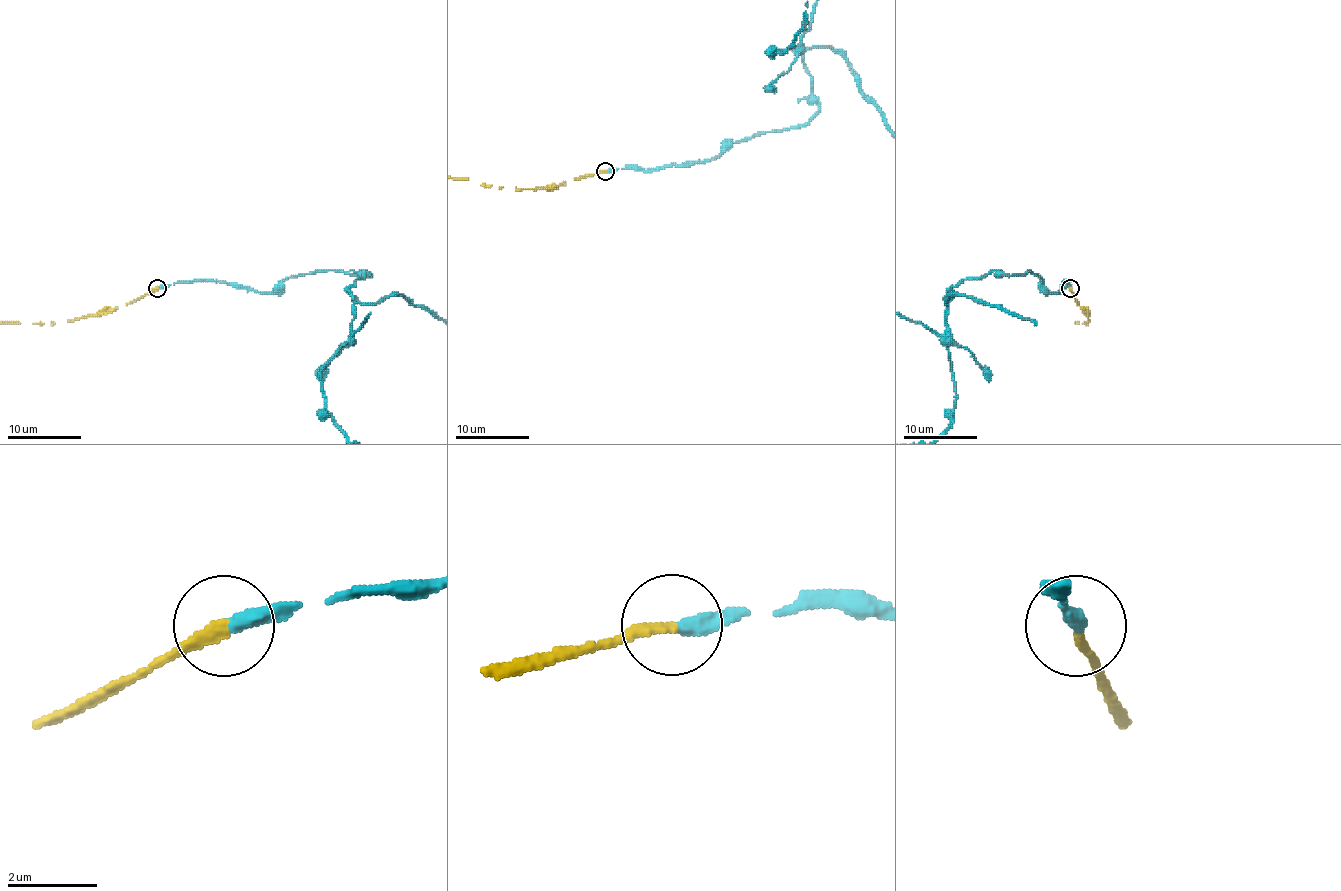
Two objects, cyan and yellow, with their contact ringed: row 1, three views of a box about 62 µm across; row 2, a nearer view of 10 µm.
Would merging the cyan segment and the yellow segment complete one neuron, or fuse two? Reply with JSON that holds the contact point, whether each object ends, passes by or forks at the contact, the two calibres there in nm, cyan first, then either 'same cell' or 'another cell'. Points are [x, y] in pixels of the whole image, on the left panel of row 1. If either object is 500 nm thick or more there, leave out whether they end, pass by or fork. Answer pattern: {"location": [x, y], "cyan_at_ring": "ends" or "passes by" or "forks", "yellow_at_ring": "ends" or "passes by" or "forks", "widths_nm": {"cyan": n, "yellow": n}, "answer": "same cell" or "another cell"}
{"location": [157, 288], "cyan_at_ring": "ends", "yellow_at_ring": "ends", "widths_nm": {"cyan": 360, "yellow": 240}, "answer": "same cell"}

